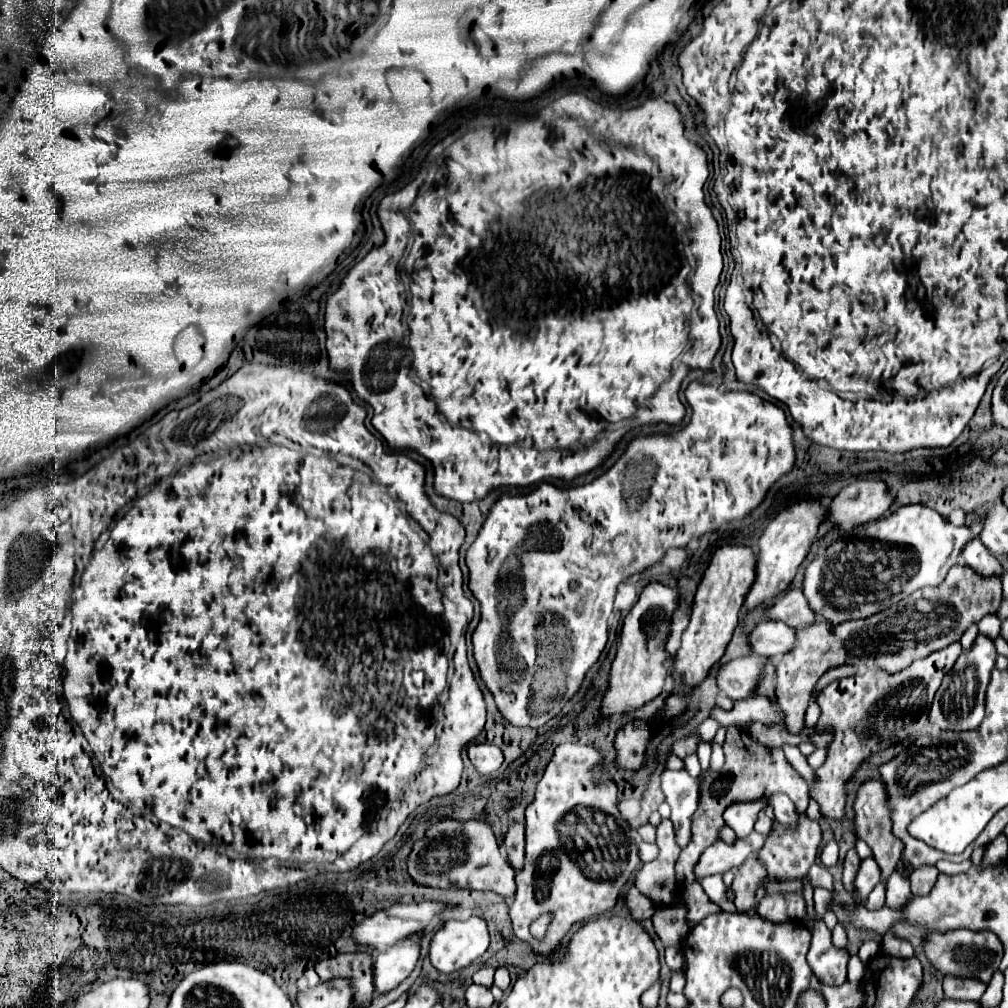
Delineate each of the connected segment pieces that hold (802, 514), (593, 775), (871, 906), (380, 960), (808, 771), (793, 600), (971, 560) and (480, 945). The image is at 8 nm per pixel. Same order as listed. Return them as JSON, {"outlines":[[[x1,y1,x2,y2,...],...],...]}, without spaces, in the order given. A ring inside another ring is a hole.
{"outlines":[[[799,500,791,504,789,508,781,510,763,530,757,550,759,550,759,560,757,560,757,578,753,588,747,594,747,608,755,608,757,604,771,600,773,596,781,594,787,590,789,582,795,578,799,564,807,558,807,552,811,548,811,540,817,536,819,526,825,522,829,516,829,510,821,504,821,500]],[[561,744,555,750,541,782,537,784,533,804,529,804,525,810,525,864,523,870,515,876,517,892,509,916,513,922,515,936,529,942,531,948,539,954,549,954,559,944,559,940,571,930,573,924,611,910,629,876,641,866,637,858,637,846,627,834,629,826,615,808,617,786,609,778,609,774,599,770,599,766,603,766,603,756,595,748,581,744],[541,914,551,914,551,922,545,938,537,940,531,936,529,926]],[[877,884,875,888,873,888,873,892,869,894,869,898,867,898,867,902,865,902,865,908,867,910,877,910,877,908,881,908,885,904,885,886,883,884]],[[405,938,405,942,393,944,389,950,381,952,373,964,375,970,375,990,377,992,387,992,395,986,399,986,401,980,405,980,417,960,419,960,419,942,413,938]],[[783,746,783,752,787,756,787,762,801,774,801,778,805,778,809,782,809,786,813,786,813,778,815,778,815,770,807,764,805,756,799,752,799,748,793,746]],[[801,588,787,590,775,604,767,606,763,614,767,620,781,620,793,628,803,628,815,622,815,614,807,606]],[[973,538,973,542,965,544,965,550,961,550,963,560,967,562,967,566,971,566,973,570,977,570,981,576,989,576,989,574,1001,574,1001,564,997,562,997,558,981,544,979,538]],[[481,918,447,920,431,940,429,960,441,974,453,974,467,968,489,946,487,924]]]}

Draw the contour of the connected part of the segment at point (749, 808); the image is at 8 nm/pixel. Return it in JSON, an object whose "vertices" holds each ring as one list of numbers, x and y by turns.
{"vertices":[[751,800,751,802,735,802,731,804,723,818,725,818,725,824,729,828,733,828,733,832,743,838,747,836,749,832,753,832,753,824,757,820,757,812,765,808,765,800]]}

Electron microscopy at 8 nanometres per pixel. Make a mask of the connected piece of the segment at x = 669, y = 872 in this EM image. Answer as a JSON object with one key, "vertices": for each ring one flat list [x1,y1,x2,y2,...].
{"vertices":[[661,820,657,826,657,840,655,840,659,854,649,864,643,864,635,874,635,886,643,896,647,896,655,906,669,906,675,904,677,886,675,878,675,862,679,858,679,846,673,842,673,826,669,820]]}

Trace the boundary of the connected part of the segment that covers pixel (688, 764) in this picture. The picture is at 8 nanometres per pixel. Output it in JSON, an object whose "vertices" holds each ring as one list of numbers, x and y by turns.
{"vertices":[[696,753,691,754,683,759,684,769,694,778,698,778,701,774,700,762]]}

